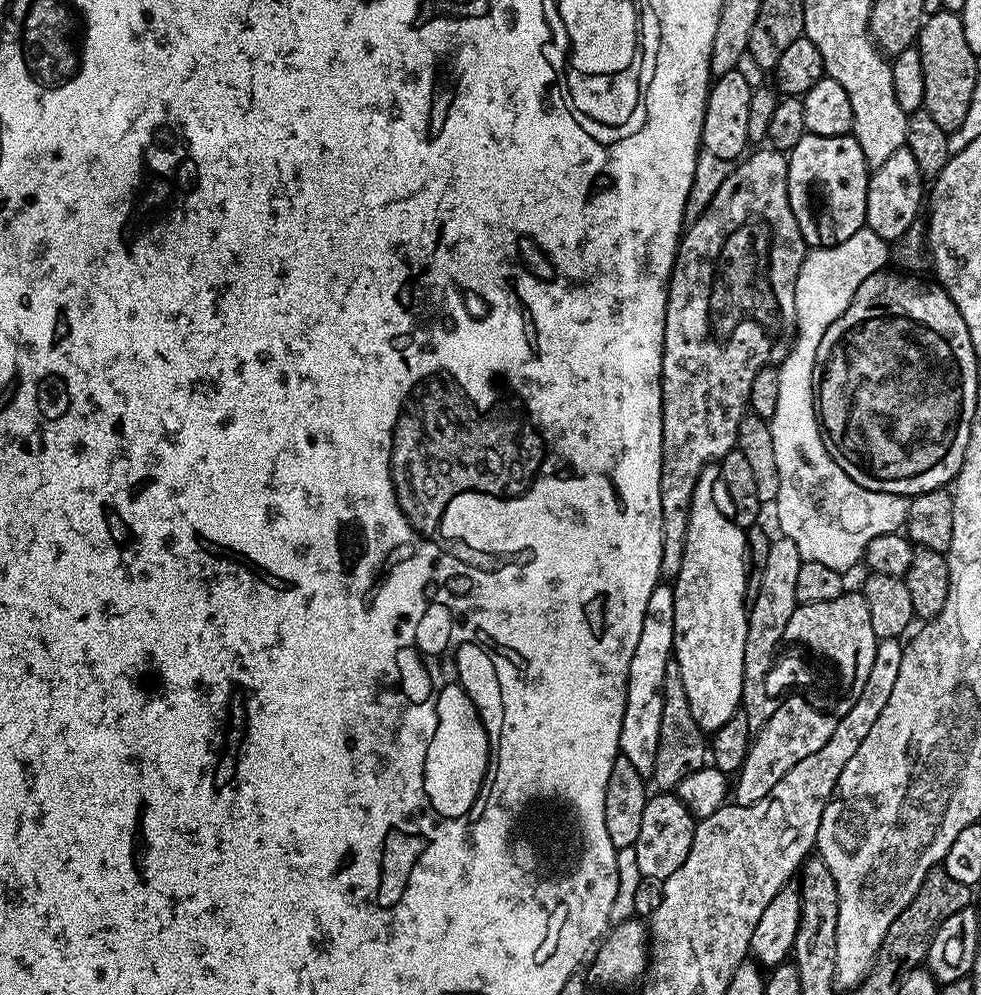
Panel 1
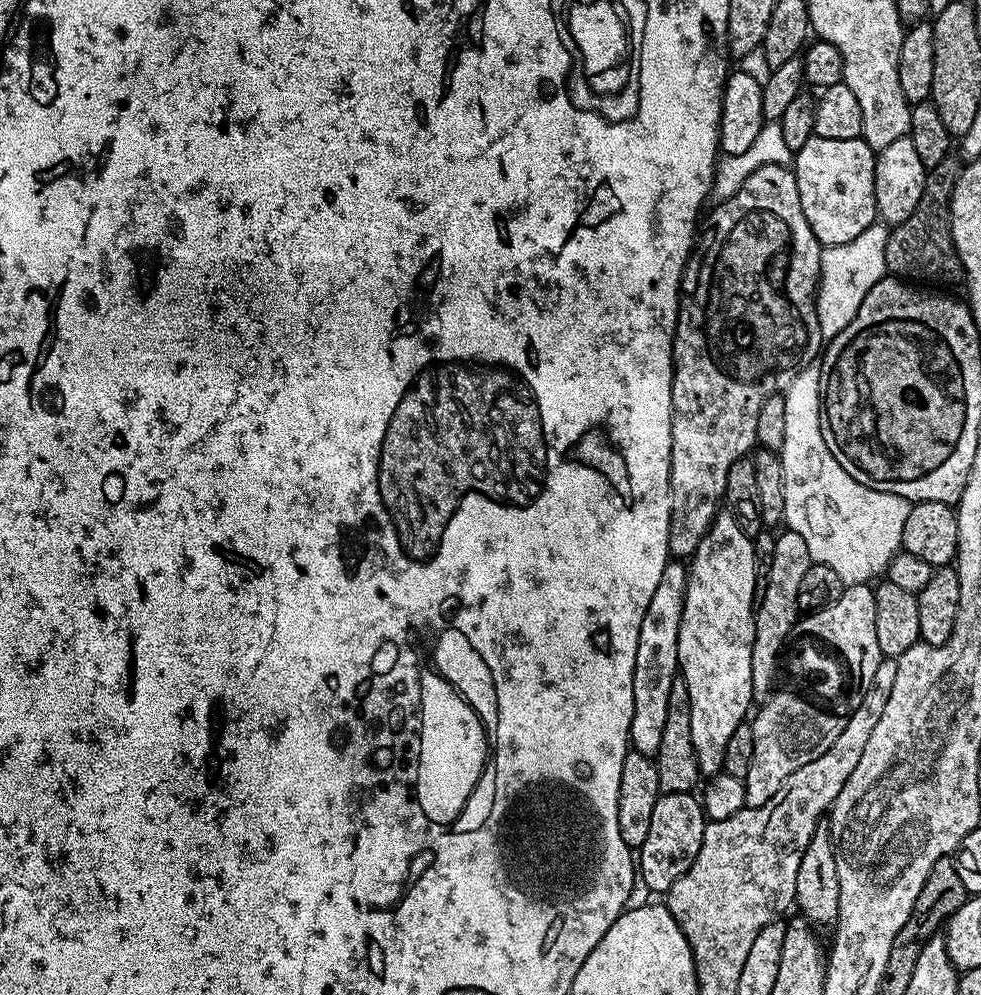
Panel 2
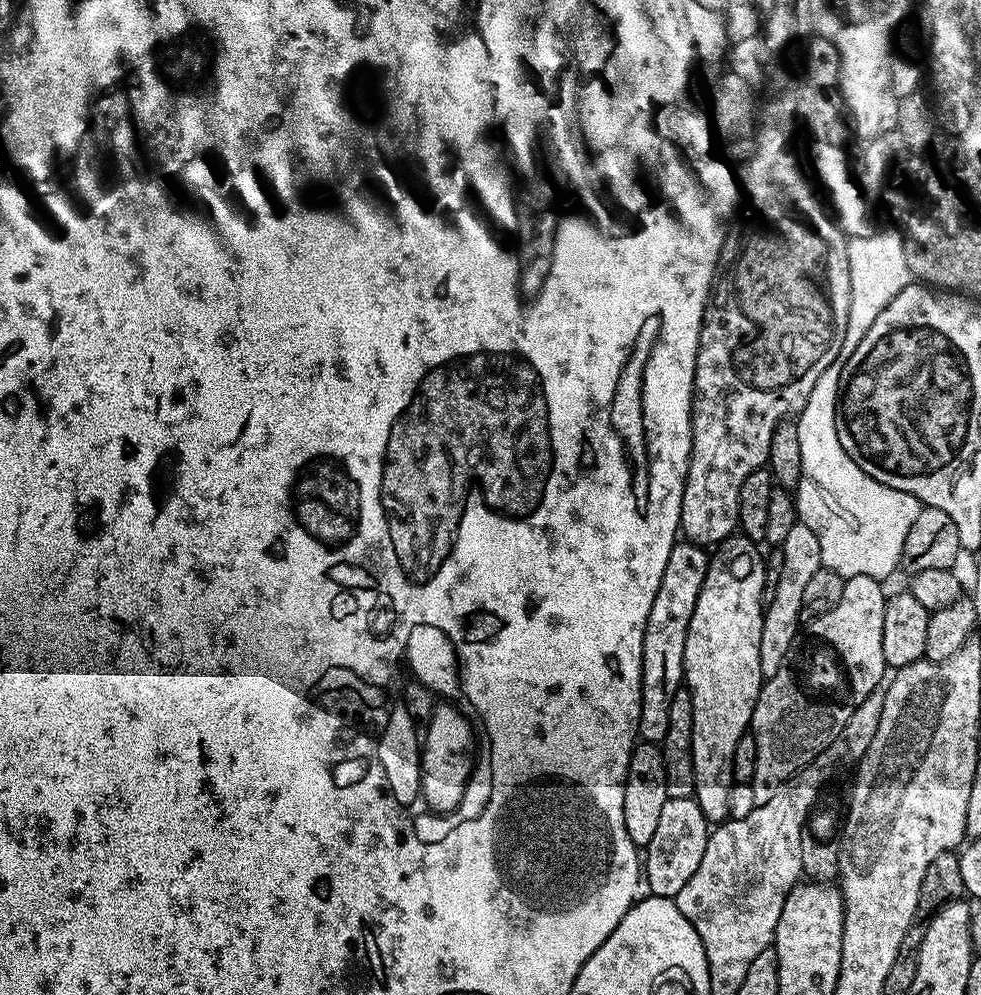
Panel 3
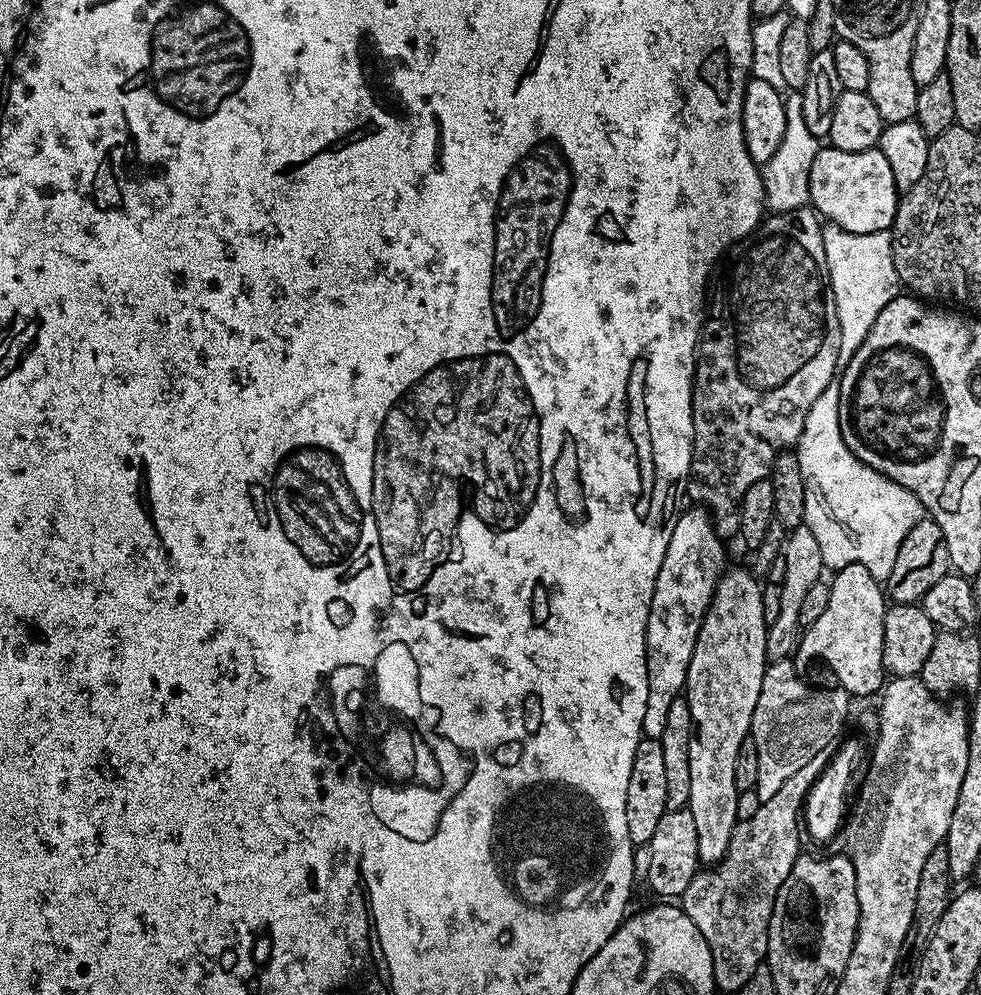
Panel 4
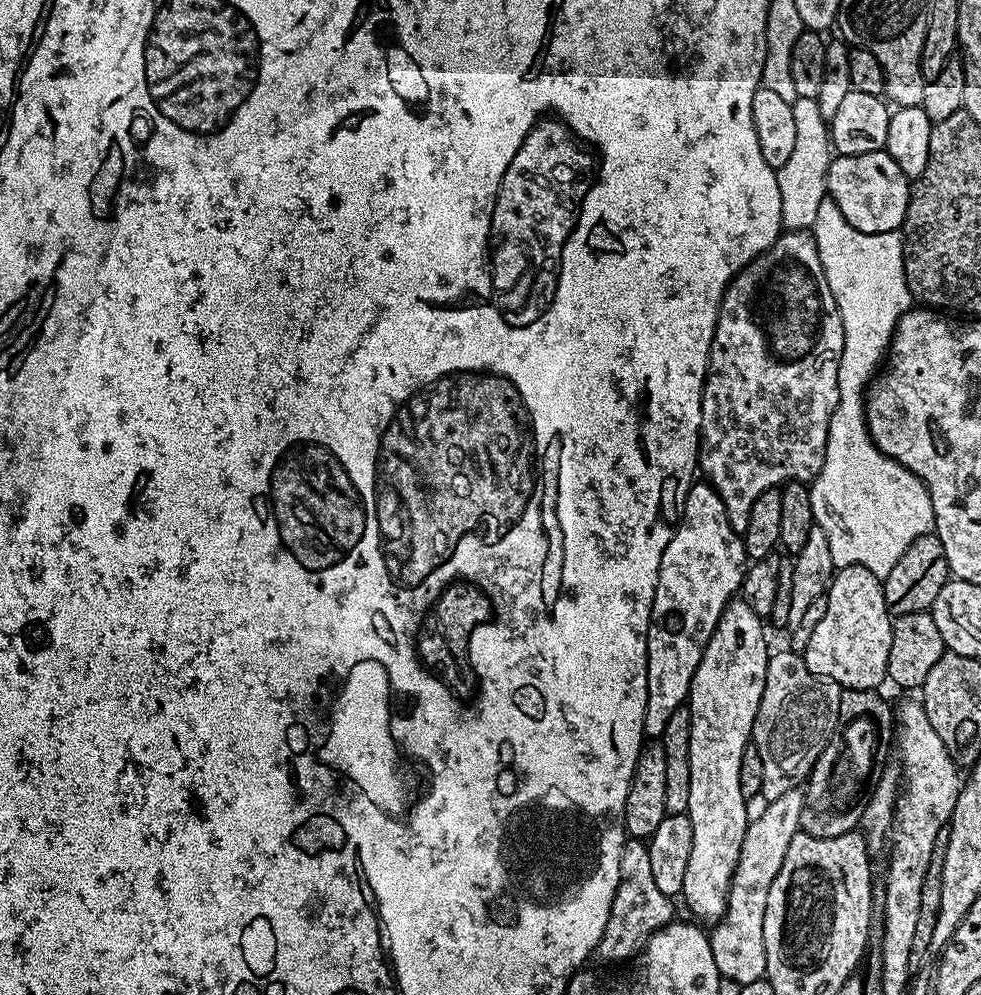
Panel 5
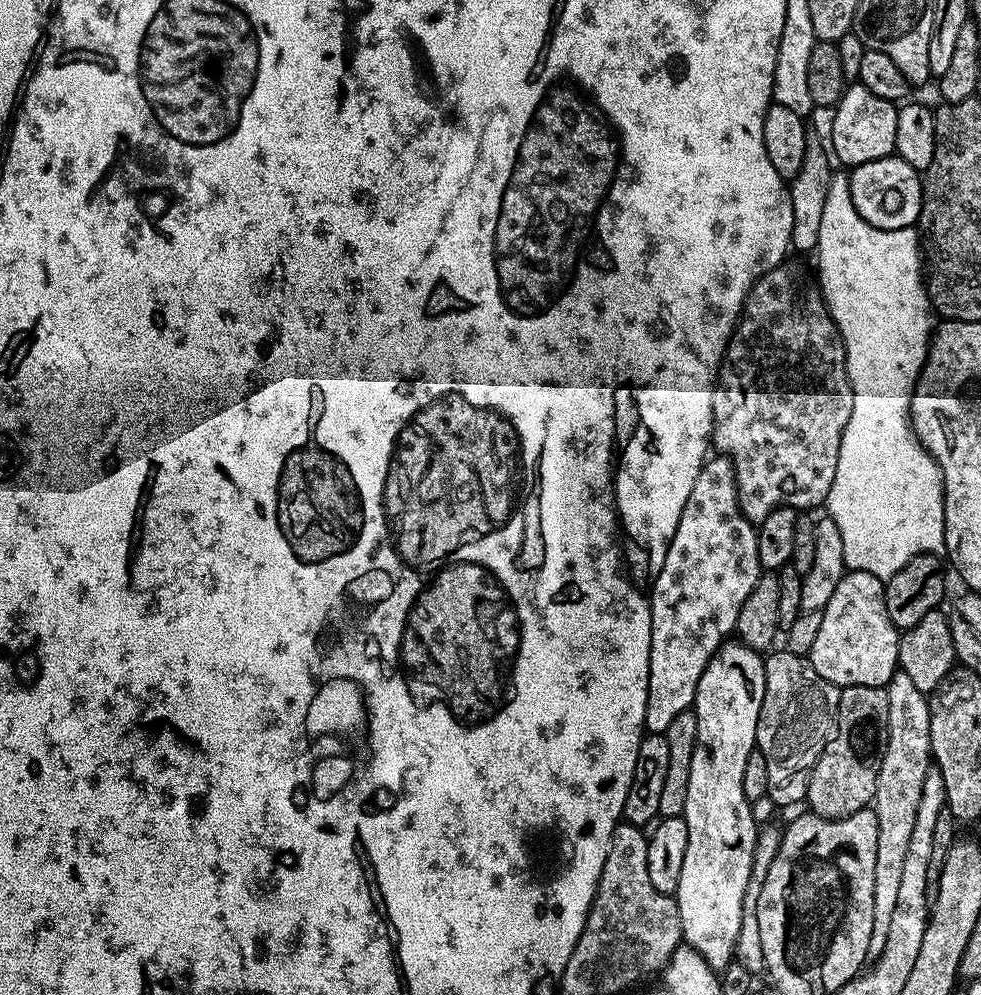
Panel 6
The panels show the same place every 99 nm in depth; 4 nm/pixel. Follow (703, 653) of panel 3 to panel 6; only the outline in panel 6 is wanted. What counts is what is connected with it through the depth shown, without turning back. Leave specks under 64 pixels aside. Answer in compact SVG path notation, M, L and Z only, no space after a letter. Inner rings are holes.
M732 638L721 644L712 655L702 678L698 678L694 711L698 722L698 738L694 746L694 762L690 762L690 786L683 818L688 831L686 859L682 862L682 875L674 893L678 914L682 922L682 940L693 948L713 970L723 970L733 962L736 954L738 930L742 930L742 914L748 883L752 877L758 825L751 816L752 805L742 794L742 773L746 771L746 758L756 748L758 710L766 686L765 657L750 646Z

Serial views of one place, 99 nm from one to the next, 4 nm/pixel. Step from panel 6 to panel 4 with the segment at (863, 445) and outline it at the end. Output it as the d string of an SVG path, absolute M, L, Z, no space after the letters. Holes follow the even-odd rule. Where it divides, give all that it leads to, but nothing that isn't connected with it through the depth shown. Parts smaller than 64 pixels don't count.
M829 223L823 225L823 230L828 277L840 323L839 365L843 366L862 346L874 318L898 295L901 283L892 261L891 231L854 234ZM833 380L814 402L814 406L810 406L800 441L794 445L794 453L801 464L802 478L805 482L803 523L810 530L810 534L814 534L818 550L822 550L825 569L839 570L851 564L861 564L866 566L866 570L870 570L875 580L884 582L887 581L890 570L894 570L894 558L898 558L898 546L902 546L902 538L906 538L906 534L910 534L910 530L922 518L920 499L915 492L898 486L898 482L866 466L848 449L838 422L840 405L840 383Z

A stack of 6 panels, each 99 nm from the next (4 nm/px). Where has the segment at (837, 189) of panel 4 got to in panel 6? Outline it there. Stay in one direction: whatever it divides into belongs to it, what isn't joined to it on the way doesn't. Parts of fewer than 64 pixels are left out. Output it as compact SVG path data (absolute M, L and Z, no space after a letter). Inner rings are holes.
M891 155L878 158L874 162L862 162L851 169L848 176L850 198L854 198L854 210L870 226L878 226L882 230L898 230L911 228L920 219L922 210L921 173L910 162L901 156Z

